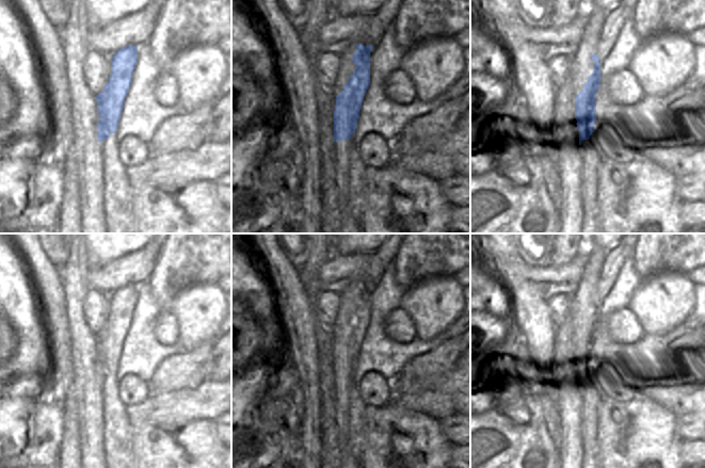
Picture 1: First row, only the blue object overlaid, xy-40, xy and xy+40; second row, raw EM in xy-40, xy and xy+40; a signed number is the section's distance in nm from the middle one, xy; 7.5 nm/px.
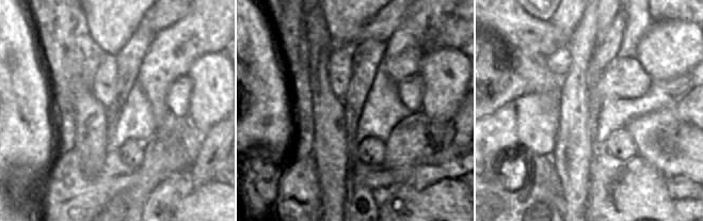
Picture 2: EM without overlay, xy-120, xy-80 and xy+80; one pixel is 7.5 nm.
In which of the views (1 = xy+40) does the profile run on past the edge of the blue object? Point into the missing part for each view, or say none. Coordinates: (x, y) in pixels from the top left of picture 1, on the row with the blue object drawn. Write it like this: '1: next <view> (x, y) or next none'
1: next none

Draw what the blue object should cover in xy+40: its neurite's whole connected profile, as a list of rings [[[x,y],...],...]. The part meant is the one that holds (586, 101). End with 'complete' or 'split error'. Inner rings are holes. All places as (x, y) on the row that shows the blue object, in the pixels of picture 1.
[[[596,52],[590,60],[595,62],[594,70],[583,83],[583,90],[575,95],[575,118],[579,131],[579,145],[582,140],[590,139],[596,122],[596,92],[600,85],[600,62]]]; complete

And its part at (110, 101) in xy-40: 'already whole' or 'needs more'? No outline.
already whole

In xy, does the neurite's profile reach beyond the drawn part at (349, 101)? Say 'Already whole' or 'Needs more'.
Already whole.

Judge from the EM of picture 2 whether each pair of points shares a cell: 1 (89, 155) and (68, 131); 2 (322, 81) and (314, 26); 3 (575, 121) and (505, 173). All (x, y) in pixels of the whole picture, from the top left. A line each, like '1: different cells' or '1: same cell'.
1: different cells
2: same cell
3: different cells

